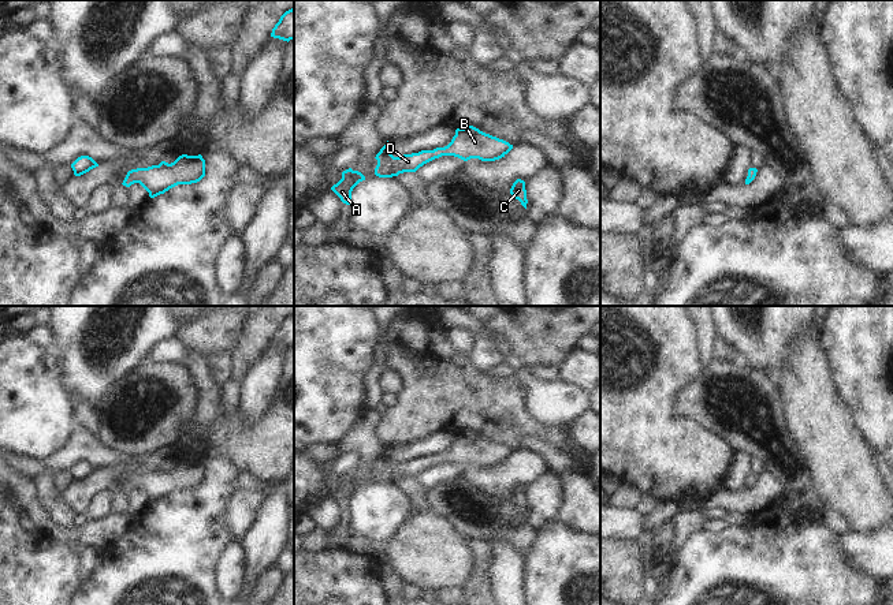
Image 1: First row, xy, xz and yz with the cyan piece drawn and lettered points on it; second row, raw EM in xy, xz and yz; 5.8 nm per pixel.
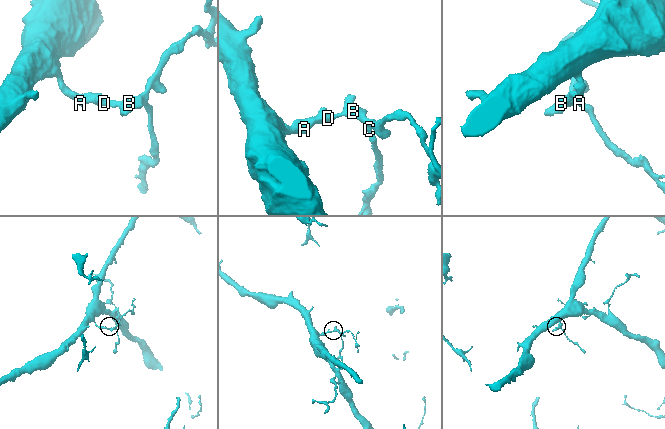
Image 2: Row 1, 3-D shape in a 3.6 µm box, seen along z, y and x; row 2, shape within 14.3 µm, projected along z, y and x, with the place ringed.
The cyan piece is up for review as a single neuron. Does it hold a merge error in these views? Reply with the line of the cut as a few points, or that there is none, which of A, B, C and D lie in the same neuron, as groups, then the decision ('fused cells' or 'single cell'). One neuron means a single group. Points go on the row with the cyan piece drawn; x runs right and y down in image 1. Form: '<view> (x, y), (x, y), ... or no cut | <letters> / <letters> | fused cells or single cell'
no cut | A B C D | single cell

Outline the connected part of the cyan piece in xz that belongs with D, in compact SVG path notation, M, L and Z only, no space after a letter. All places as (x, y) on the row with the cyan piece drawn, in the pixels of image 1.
M466 124L464 128L455 130L455 135L447 146L401 157L391 154L387 141L375 157L377 160L375 175L379 178L392 178L403 172L416 172L424 164L442 156L454 156L464 161L470 158L495 161L505 157L511 149L513 145L509 142Z

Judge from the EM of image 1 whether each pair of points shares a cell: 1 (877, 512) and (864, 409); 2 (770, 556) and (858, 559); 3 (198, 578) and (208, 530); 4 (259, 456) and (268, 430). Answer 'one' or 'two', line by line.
1: two
2: two
3: one
4: one

